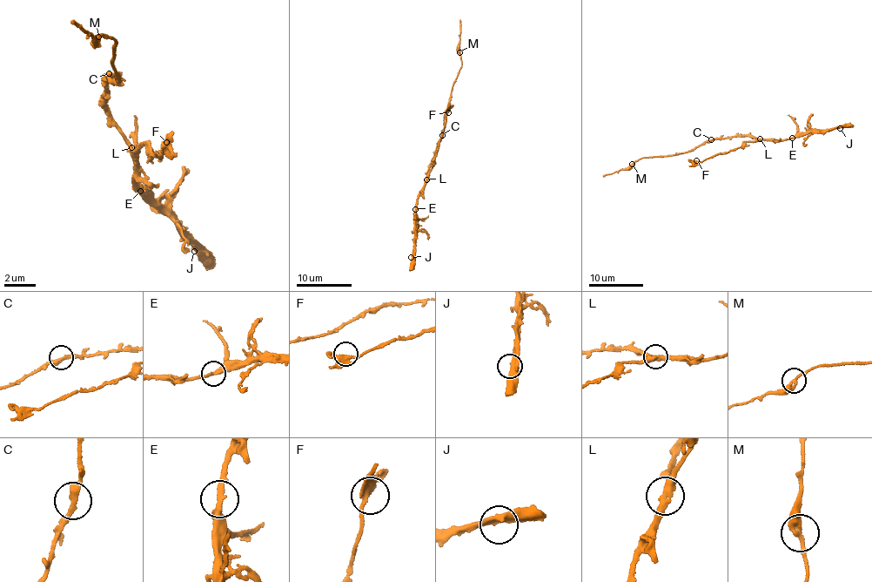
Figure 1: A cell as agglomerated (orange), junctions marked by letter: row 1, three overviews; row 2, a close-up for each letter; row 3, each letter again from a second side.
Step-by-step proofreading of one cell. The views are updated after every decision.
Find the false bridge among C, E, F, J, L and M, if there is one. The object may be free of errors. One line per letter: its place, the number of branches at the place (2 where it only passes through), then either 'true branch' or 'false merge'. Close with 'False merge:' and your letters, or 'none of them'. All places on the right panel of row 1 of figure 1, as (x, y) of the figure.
C: place (711, 139); branches 2; true branch
E: place (792, 138); branches 2; true branch
F: place (696, 160); branches 3; true branch
J: place (840, 128); branches 2; true branch
L: place (760, 138); branches 3; true branch
M: place (632, 164); branches 2; true branch
False merge: none of them

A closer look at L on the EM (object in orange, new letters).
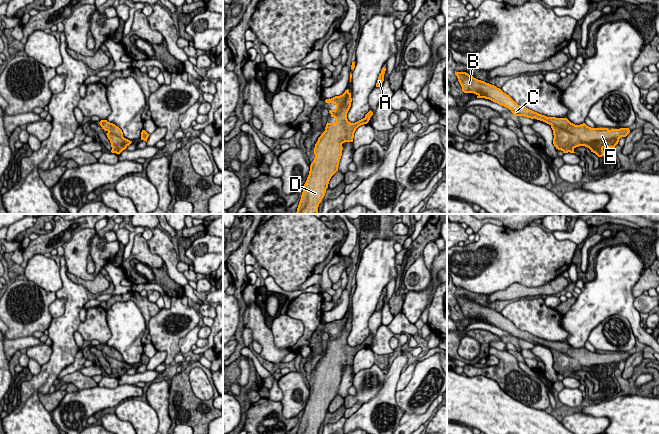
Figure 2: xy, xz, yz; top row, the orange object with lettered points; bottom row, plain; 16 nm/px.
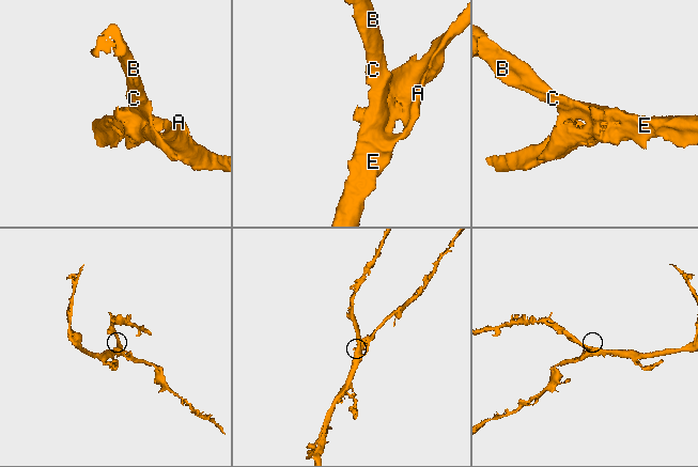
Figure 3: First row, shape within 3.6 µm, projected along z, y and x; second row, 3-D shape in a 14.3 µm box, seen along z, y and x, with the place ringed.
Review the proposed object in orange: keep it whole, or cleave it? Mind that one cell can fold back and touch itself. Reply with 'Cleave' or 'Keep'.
Keep

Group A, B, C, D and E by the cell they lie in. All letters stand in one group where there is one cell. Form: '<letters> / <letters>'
A B C D E

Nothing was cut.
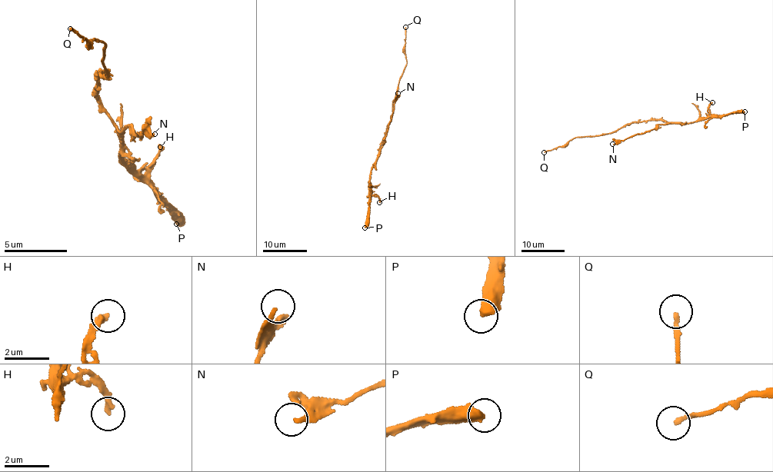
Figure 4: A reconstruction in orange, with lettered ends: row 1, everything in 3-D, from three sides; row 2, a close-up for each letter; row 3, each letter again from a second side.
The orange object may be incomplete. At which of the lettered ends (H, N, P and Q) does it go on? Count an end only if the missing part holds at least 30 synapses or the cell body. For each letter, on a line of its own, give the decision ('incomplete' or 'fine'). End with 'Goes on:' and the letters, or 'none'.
H: fine
N: fine
P: incomplete
Q: fine
Goes on: P

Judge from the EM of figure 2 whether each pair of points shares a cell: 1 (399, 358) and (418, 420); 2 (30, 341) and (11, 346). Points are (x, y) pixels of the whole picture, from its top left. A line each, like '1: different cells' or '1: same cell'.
1: different cells
2: same cell

